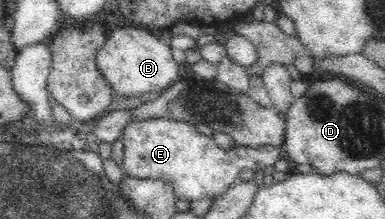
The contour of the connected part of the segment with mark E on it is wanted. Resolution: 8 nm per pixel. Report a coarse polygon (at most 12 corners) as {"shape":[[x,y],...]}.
{"shape":[[186,121],[122,132],[128,177],[162,180],[176,200],[230,190],[273,166],[282,145],[224,149]]}

